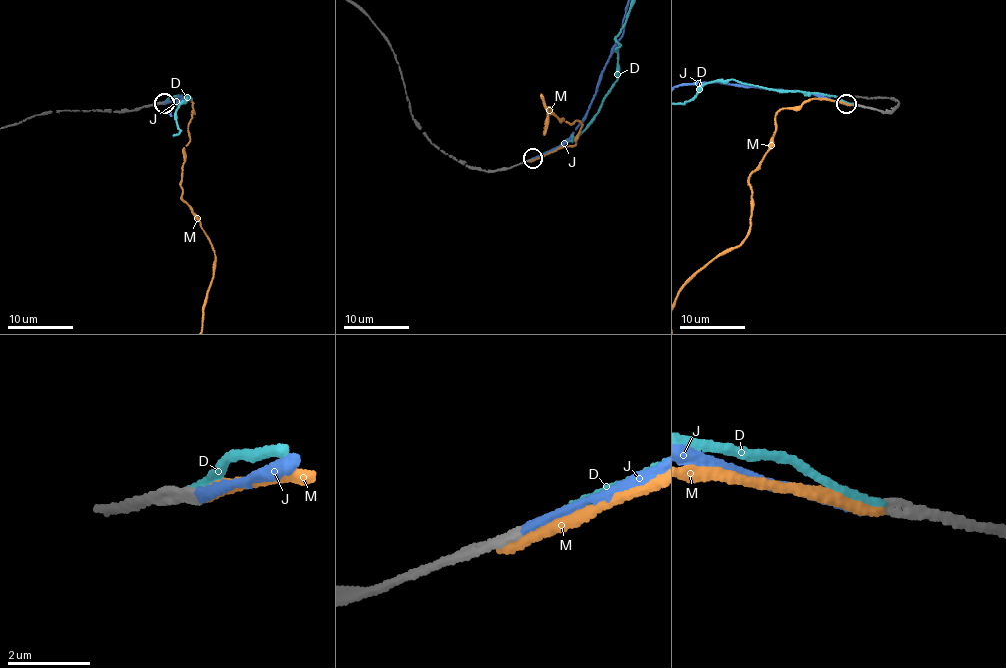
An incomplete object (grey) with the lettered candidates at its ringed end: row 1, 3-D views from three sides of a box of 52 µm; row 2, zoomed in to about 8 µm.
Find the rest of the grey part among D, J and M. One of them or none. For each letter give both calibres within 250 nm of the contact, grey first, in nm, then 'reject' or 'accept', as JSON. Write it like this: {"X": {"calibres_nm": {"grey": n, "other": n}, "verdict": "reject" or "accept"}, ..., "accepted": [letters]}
{"D": {"calibres_nm": {"grey": 280, "other": 240}, "verdict": "reject"}, "J": {"calibres_nm": {"grey": 240, "other": 200}, "verdict": "accept"}, "M": {"calibres_nm": {"grey": 260, "other": 320}, "verdict": "reject"}, "accepted": ["J"]}

